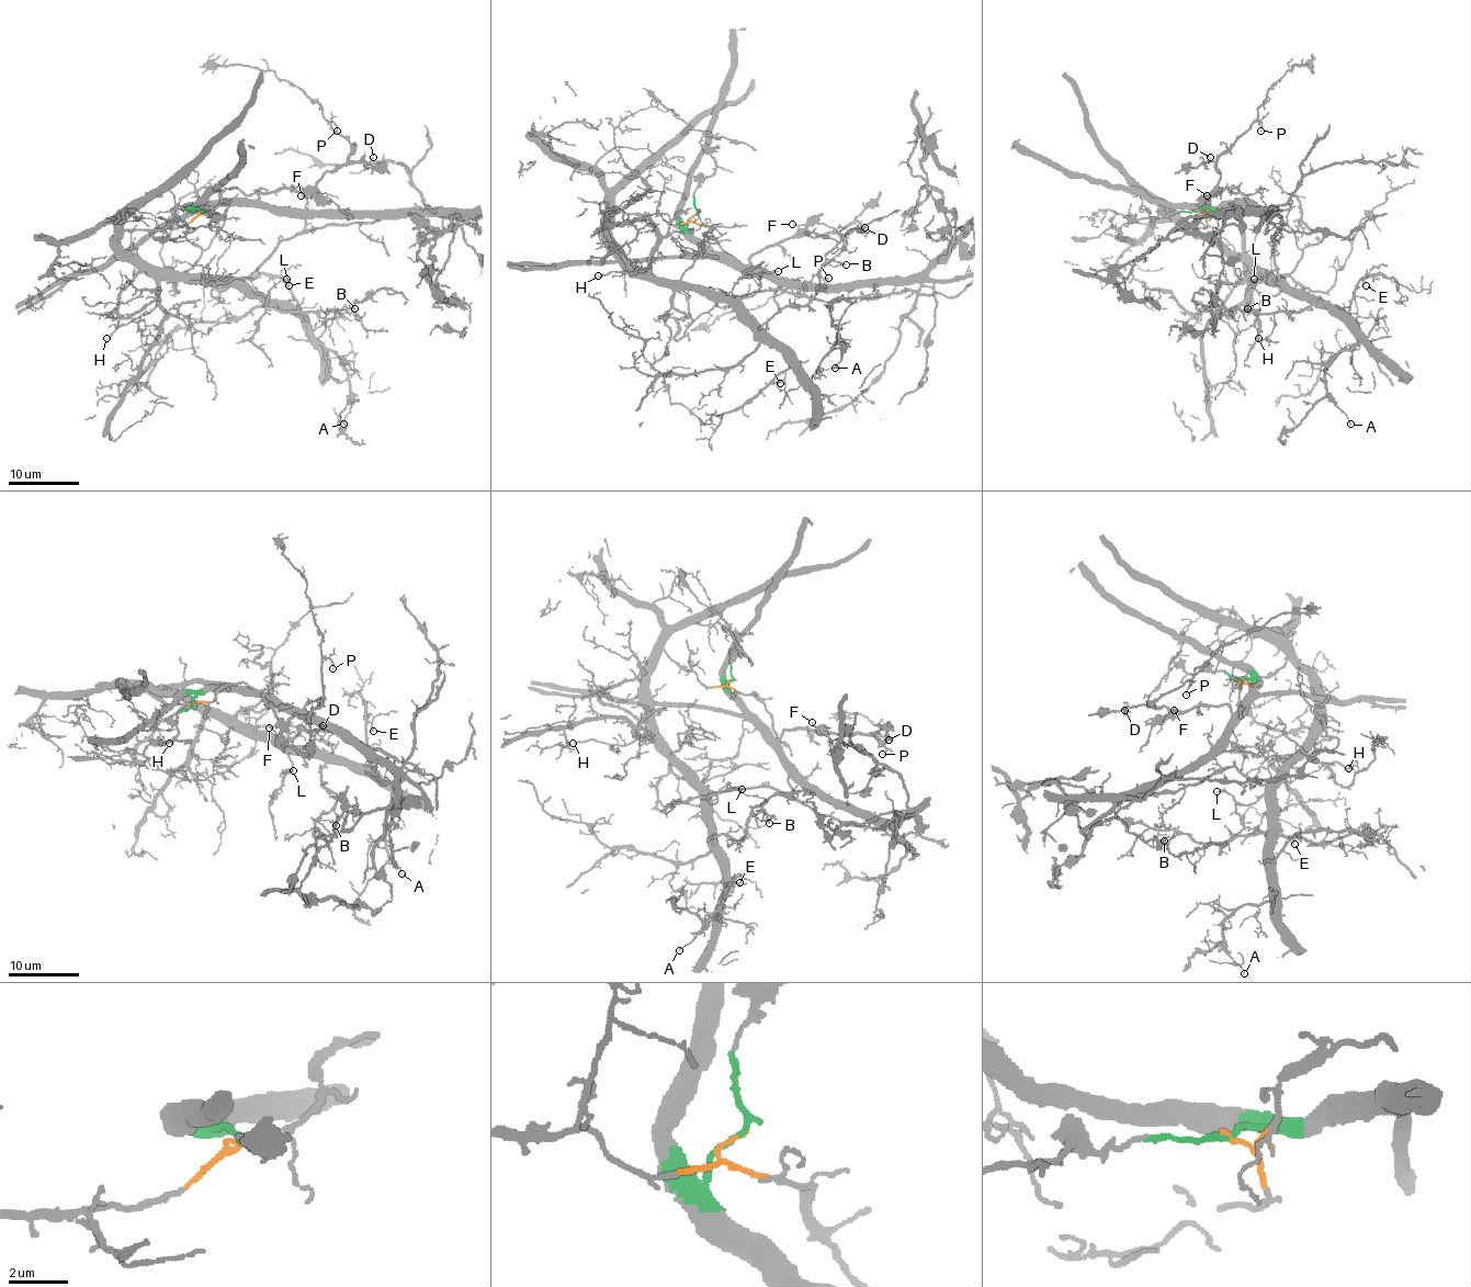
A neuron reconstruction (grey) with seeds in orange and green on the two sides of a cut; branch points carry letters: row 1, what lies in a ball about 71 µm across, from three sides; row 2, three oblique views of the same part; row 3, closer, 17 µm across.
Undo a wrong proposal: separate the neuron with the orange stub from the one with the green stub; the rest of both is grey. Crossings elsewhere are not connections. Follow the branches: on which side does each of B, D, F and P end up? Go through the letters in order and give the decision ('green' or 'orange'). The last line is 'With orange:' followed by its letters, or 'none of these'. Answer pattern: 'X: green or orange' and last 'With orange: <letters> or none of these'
B: orange
D: green
F: green
P: green
With orange: B

